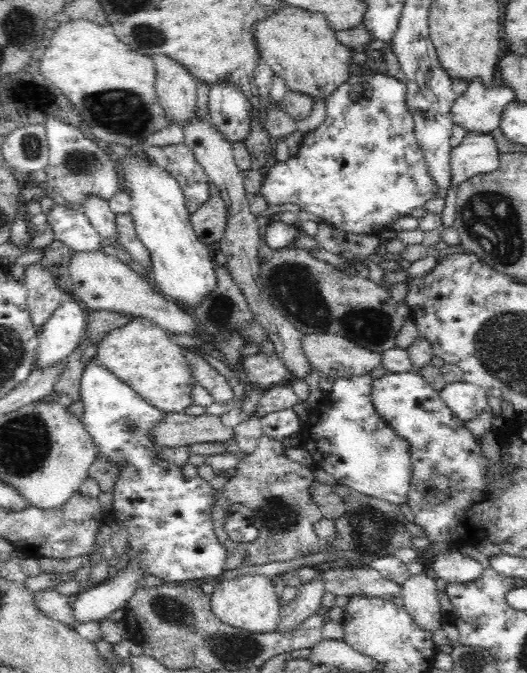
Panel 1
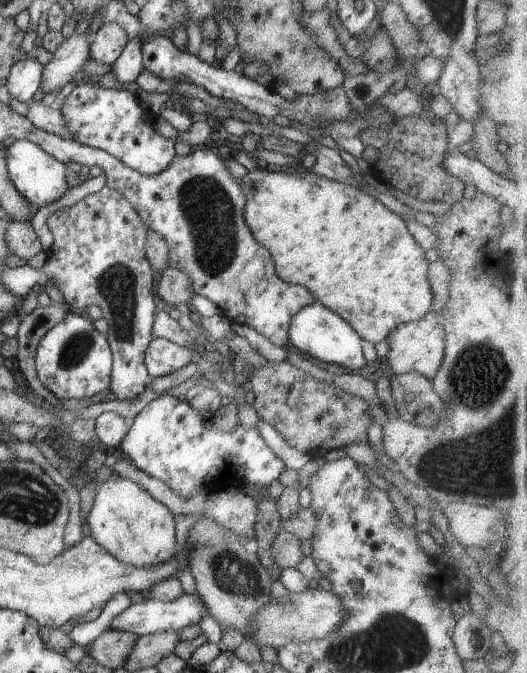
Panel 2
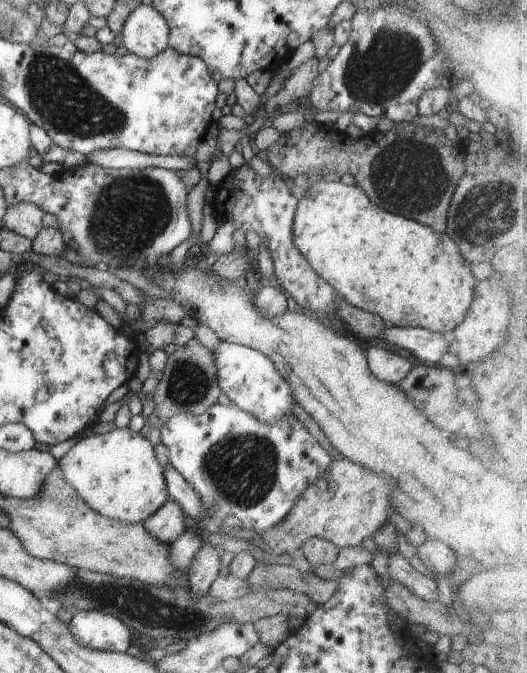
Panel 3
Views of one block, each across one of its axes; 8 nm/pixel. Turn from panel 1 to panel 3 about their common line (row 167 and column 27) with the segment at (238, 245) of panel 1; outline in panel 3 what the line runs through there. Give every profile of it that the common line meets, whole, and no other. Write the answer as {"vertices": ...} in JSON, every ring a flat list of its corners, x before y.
{"vertices":[[16,204,9,206,6,214,2,216,2,226,14,234,34,240,35,236,44,229,42,218,44,218,42,208,34,204]]}

